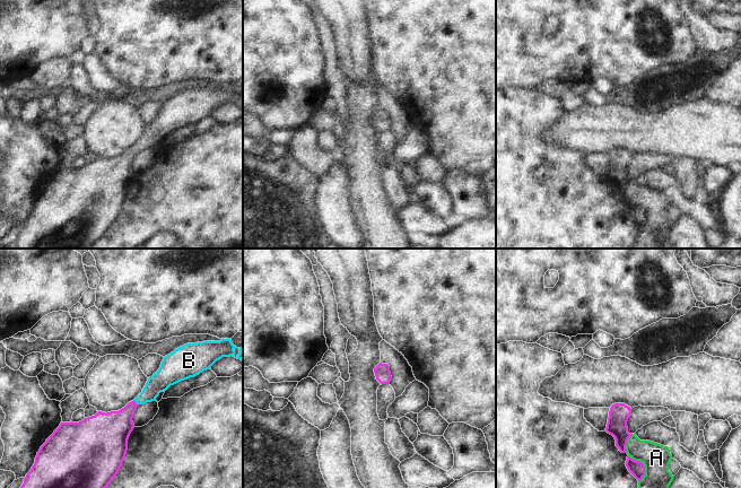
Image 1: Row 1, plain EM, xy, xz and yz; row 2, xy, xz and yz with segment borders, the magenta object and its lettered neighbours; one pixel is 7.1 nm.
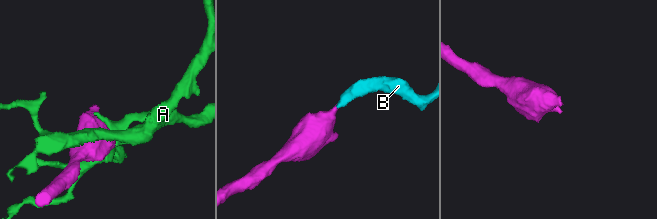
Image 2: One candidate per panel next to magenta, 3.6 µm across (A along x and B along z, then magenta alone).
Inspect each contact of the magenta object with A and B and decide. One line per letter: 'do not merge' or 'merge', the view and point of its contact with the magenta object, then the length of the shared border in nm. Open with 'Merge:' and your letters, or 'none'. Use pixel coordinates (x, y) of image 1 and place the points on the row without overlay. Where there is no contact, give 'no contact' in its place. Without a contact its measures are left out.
Merge: B
A: do not merge; meets magenta in yz at (644, 212); contact 220 nm long
B: merge; meets magenta in xy at (134, 149); contact 50 nm long

